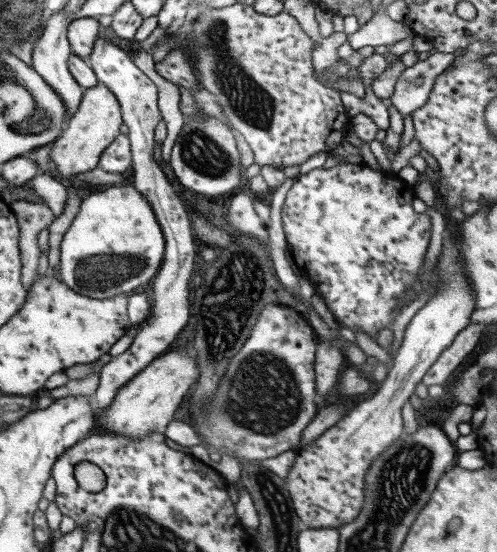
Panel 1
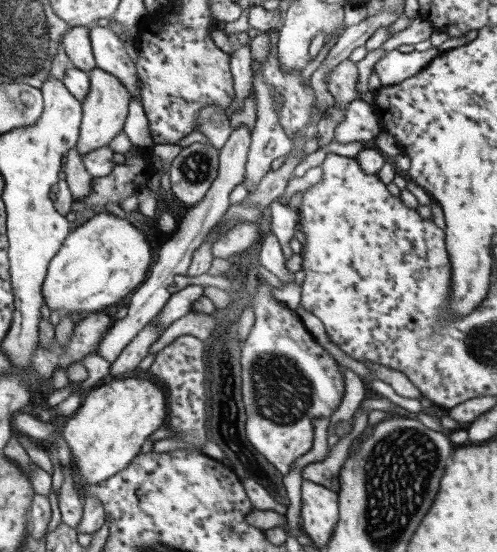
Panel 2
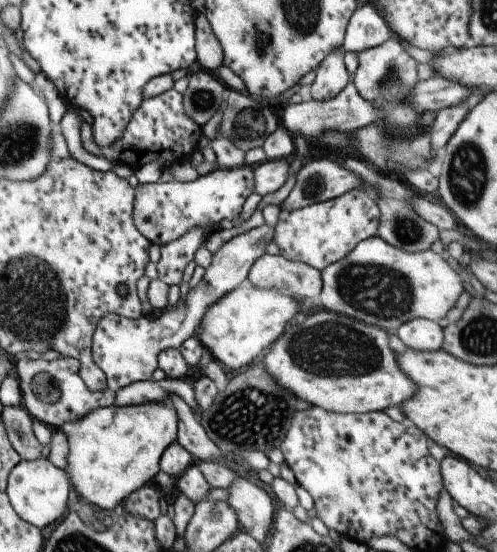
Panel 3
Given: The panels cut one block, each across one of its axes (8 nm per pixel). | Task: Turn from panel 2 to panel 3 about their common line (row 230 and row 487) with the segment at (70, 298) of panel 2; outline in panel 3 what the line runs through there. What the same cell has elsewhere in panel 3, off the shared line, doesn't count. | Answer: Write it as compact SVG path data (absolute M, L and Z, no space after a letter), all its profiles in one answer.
M167 402L109 405L93 409L79 420L64 422L59 428L65 433L68 444L64 471L77 498L83 498L96 511L113 510L117 504L123 504L134 490L153 483L153 478L160 469L158 462L161 453L176 440L176 420L174 408Z

